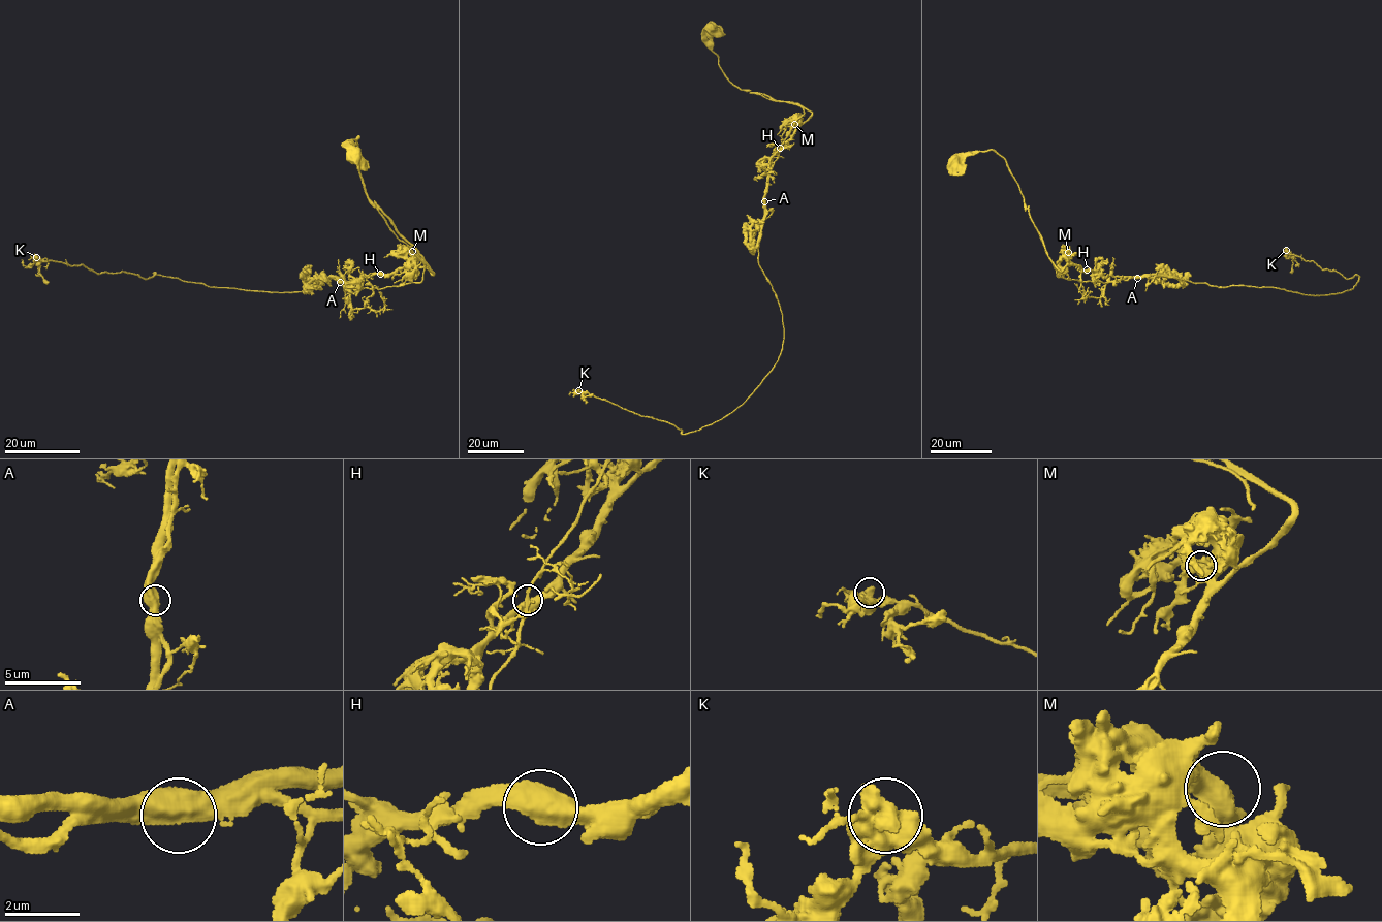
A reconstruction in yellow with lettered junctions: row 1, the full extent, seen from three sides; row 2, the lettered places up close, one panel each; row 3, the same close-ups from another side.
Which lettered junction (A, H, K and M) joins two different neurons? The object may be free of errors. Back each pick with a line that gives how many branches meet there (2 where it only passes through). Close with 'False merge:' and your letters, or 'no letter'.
A: Branches: 2
False merge: A

